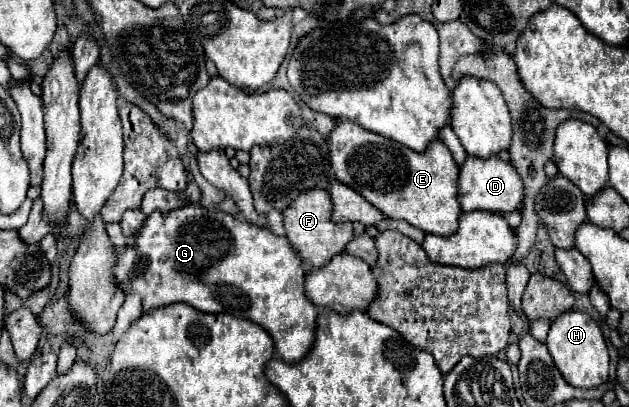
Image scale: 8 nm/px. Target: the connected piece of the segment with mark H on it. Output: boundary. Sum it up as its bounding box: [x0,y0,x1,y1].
[546,310,610,388]

